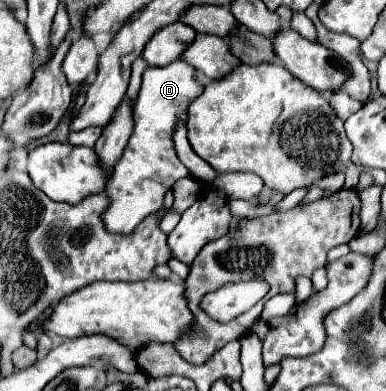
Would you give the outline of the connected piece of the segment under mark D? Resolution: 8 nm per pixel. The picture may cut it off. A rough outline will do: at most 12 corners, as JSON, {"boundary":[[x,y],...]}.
{"boundary":[[178,59],[148,67],[102,221],[132,233],[190,177],[178,121],[202,93]]}

